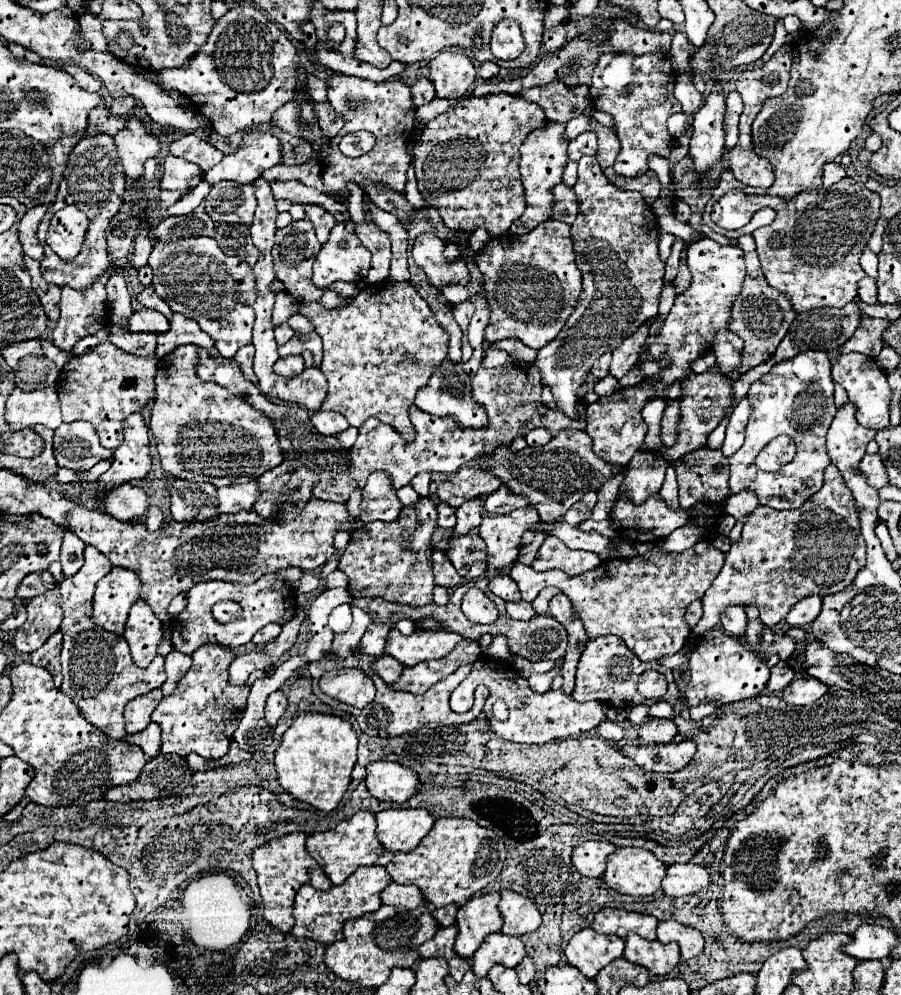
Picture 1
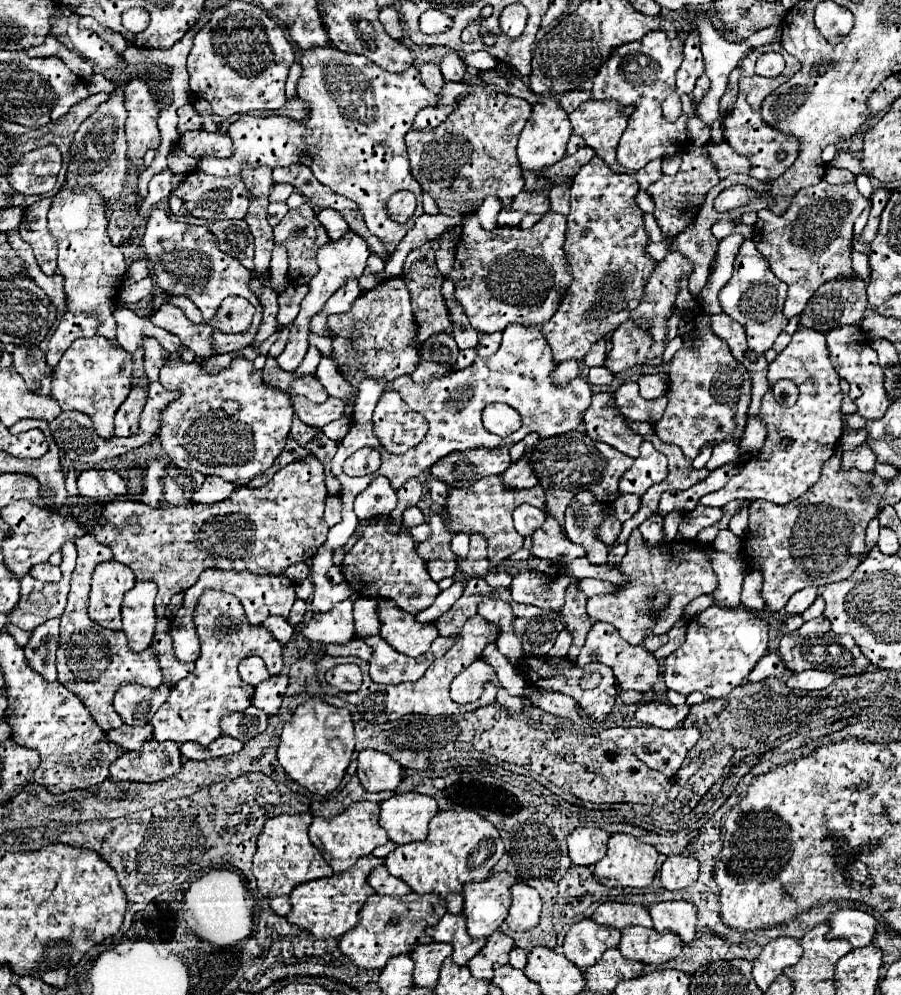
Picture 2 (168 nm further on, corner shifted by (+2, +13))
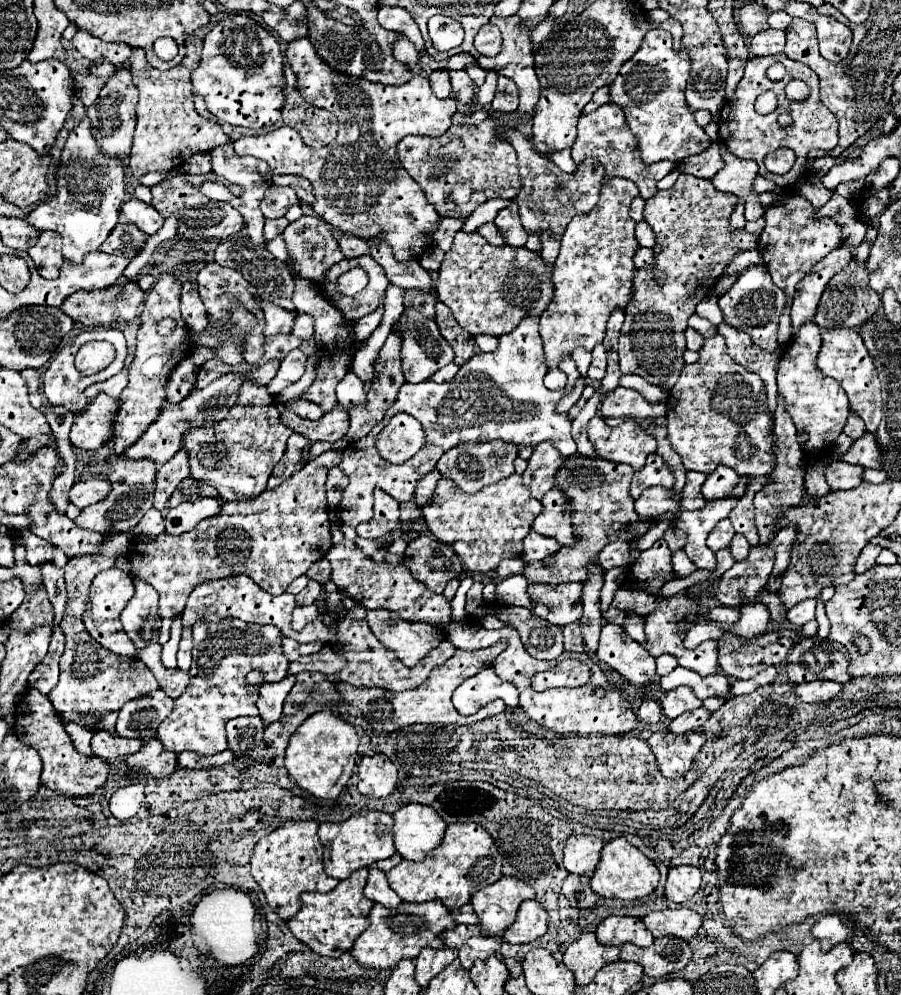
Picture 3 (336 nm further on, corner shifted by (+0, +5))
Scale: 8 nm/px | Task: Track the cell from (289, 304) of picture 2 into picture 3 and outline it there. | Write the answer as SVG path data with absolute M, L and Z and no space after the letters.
M261 302L261 310L263 310L263 316L265 316L265 328L263 328L265 336L279 334L279 332L283 332L283 334L291 332L295 312L279 310L279 306L273 306L269 302Z

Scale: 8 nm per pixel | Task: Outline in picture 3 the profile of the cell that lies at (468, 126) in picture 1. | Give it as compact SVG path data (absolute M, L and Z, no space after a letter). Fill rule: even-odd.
M491 116L479 126L453 124L441 138L407 136L399 142L397 156L403 168L423 188L427 200L437 208L441 218L469 216L487 198L497 196L513 200L515 194L519 192L517 154L509 142L495 138L497 124L509 126L511 122L507 122L505 118ZM459 184L467 184L467 196L461 198L461 204L455 204L451 192Z

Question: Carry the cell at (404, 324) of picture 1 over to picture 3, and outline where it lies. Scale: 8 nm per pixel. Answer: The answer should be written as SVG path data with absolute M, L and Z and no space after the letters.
M395 414L377 438L379 454L393 464L409 460L415 452L421 450L421 446L423 428L409 414Z

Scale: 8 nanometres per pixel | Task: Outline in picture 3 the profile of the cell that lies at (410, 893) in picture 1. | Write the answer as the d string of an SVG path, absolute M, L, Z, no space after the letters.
M375 866L369 868L369 878L367 878L367 886L365 886L363 892L369 900L383 904L385 908L395 908L395 906L401 904L401 898L389 888L385 872L375 868Z

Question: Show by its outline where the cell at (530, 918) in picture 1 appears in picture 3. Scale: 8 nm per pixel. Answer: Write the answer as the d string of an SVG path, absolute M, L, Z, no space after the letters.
M525 900L519 906L517 920L503 932L503 940L509 944L527 944L541 938L547 932L549 916L537 900Z

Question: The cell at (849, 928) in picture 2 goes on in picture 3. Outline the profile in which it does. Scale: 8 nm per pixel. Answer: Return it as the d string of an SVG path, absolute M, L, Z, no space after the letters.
M827 914L823 916L813 928L811 936L819 940L823 952L828 952L835 944L839 942L849 942L851 940L851 928L843 926L841 918L837 914Z

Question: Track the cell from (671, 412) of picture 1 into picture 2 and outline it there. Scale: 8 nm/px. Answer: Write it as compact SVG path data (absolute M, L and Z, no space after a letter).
M625 382L623 386L617 388L615 402L625 418L637 420L637 422L647 422L647 424L655 426L665 412L667 396L661 396L655 400L645 400L639 394L637 382Z

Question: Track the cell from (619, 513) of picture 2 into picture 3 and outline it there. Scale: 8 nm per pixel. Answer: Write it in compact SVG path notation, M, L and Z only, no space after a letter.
M651 486L635 500L635 512L639 516L661 516L665 512L677 512L681 492L665 486Z

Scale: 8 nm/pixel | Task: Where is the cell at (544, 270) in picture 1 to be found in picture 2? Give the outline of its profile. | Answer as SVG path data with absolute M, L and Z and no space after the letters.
M555 212L543 214L541 220L527 230L497 226L487 232L475 214L463 220L463 232L455 248L455 266L449 278L457 286L457 300L469 316L469 322L479 332L501 332L509 324L541 330L541 326L549 322L573 282L571 264L563 250L565 230L567 218Z

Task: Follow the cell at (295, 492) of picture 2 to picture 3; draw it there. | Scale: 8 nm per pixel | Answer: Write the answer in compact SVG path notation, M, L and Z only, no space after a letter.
M329 450L319 458L307 462L299 472L295 472L277 488L265 490L253 500L225 502L219 514L205 518L191 532L185 532L179 536L163 534L157 538L135 536L129 546L129 564L133 568L133 574L139 580L149 582L159 592L159 616L161 618L179 616L195 586L209 580L237 576L237 574L247 574L249 578L253 578L253 582L257 582L263 590L267 590L273 596L283 594L285 588L291 584L291 580L305 574L309 566L317 562L321 556L325 556L333 544L331 532L329 532L329 518L327 518L325 480L327 480L327 472L333 466L339 466L341 456L343 456L343 450Z

